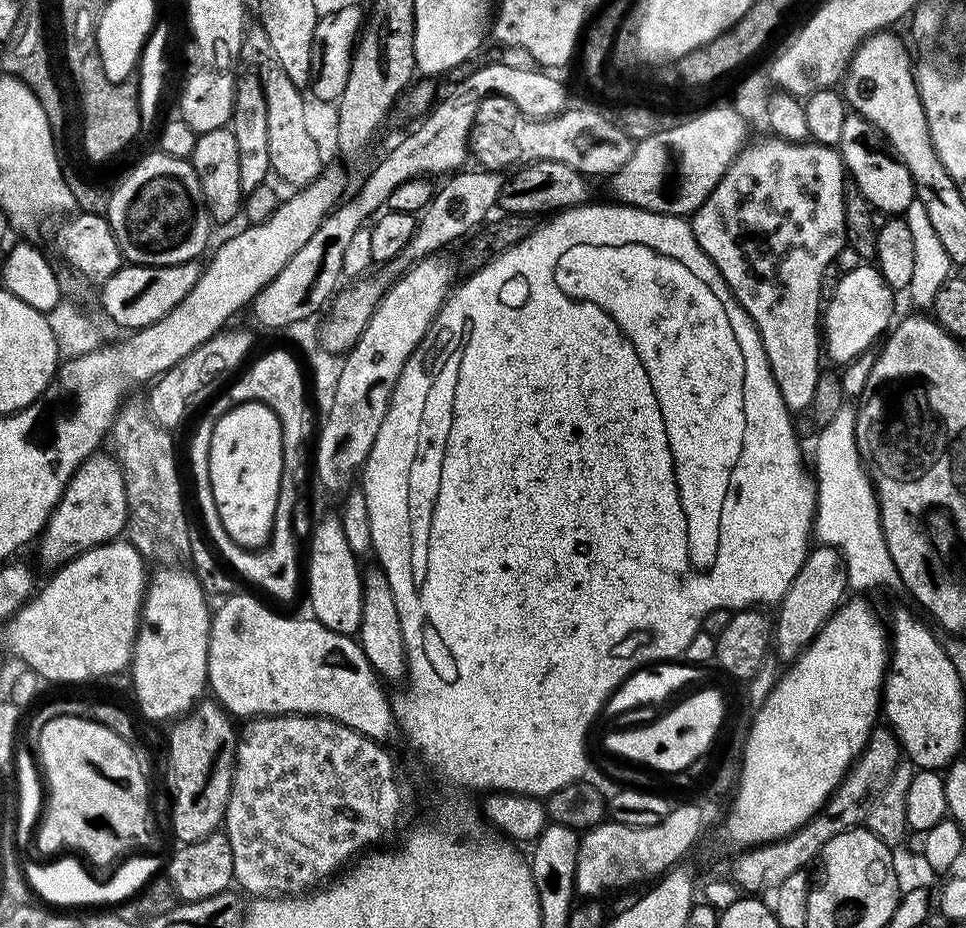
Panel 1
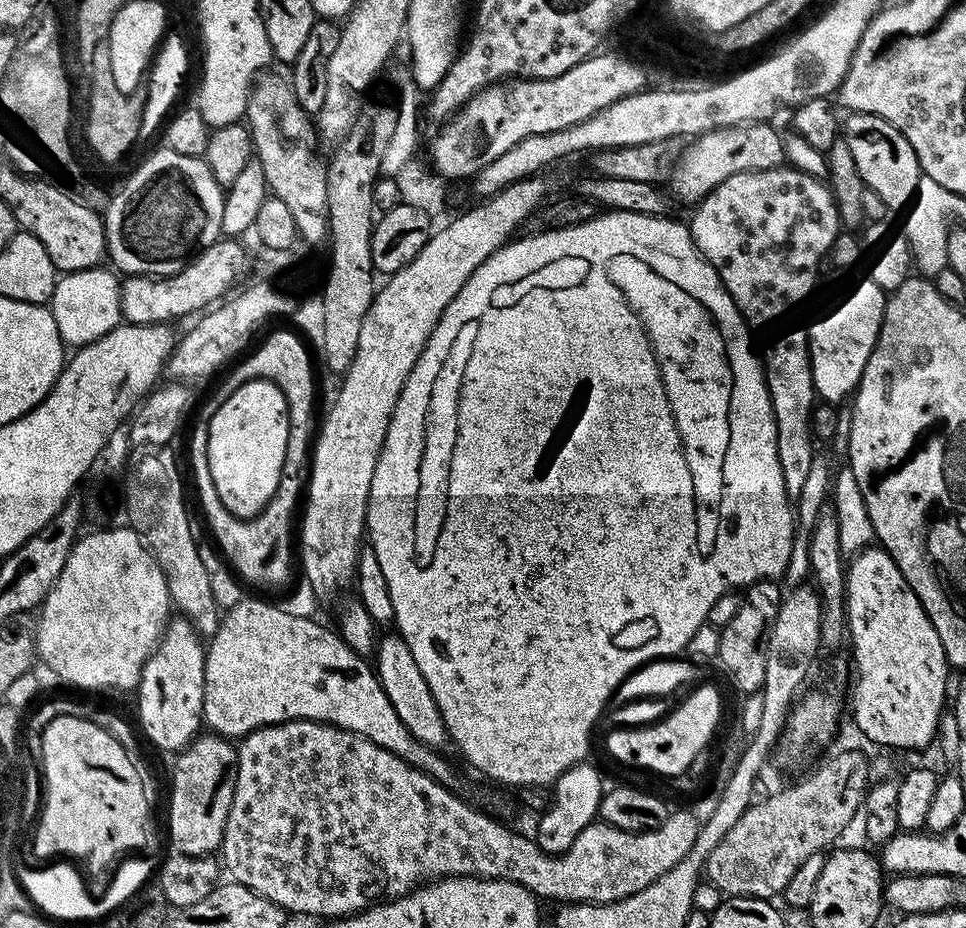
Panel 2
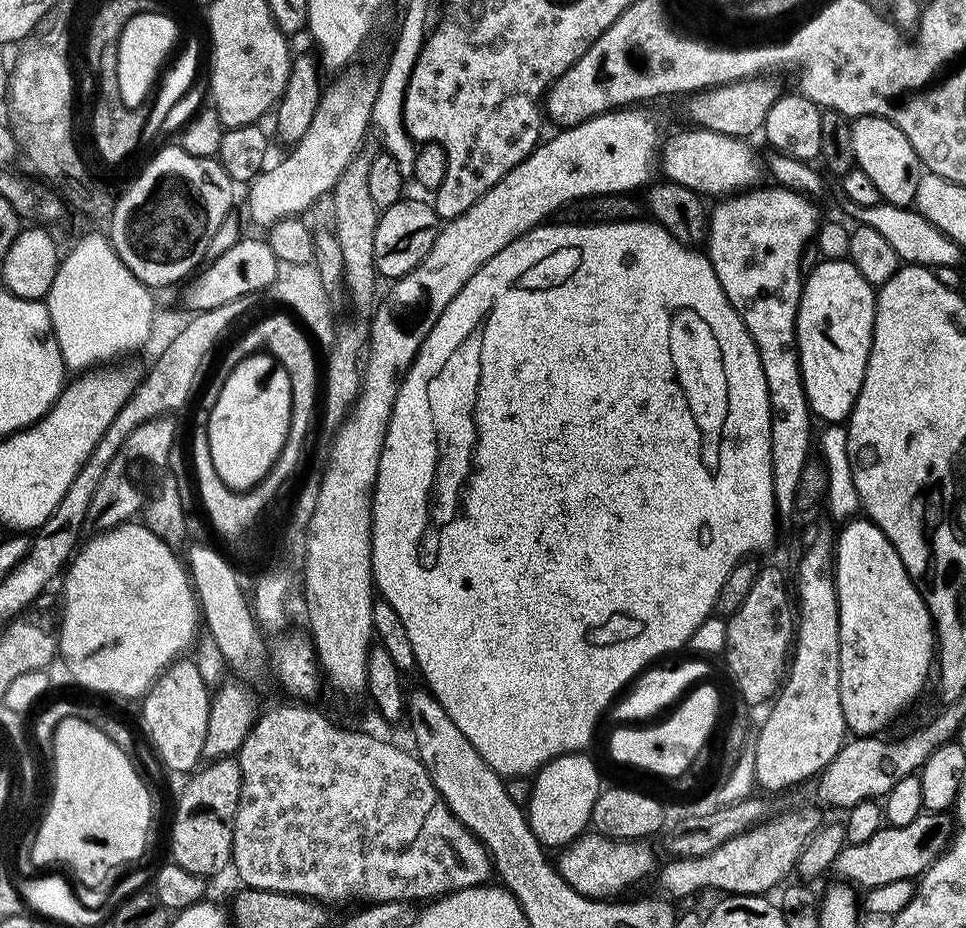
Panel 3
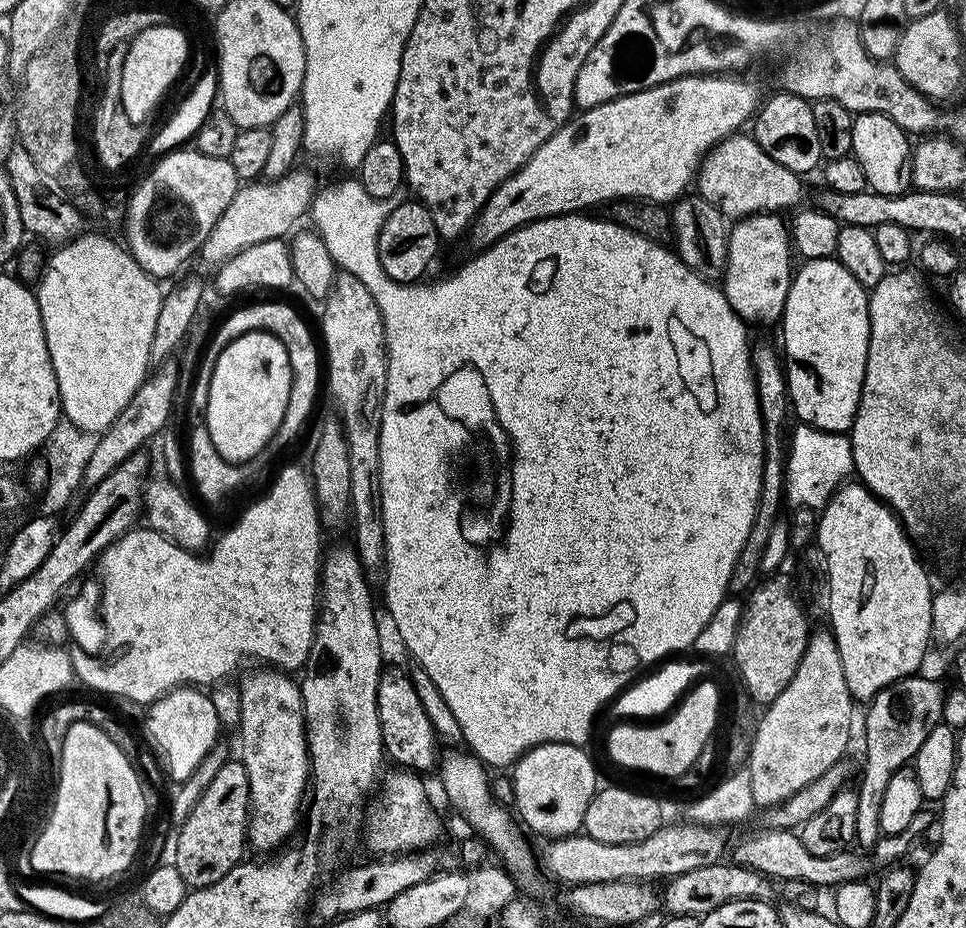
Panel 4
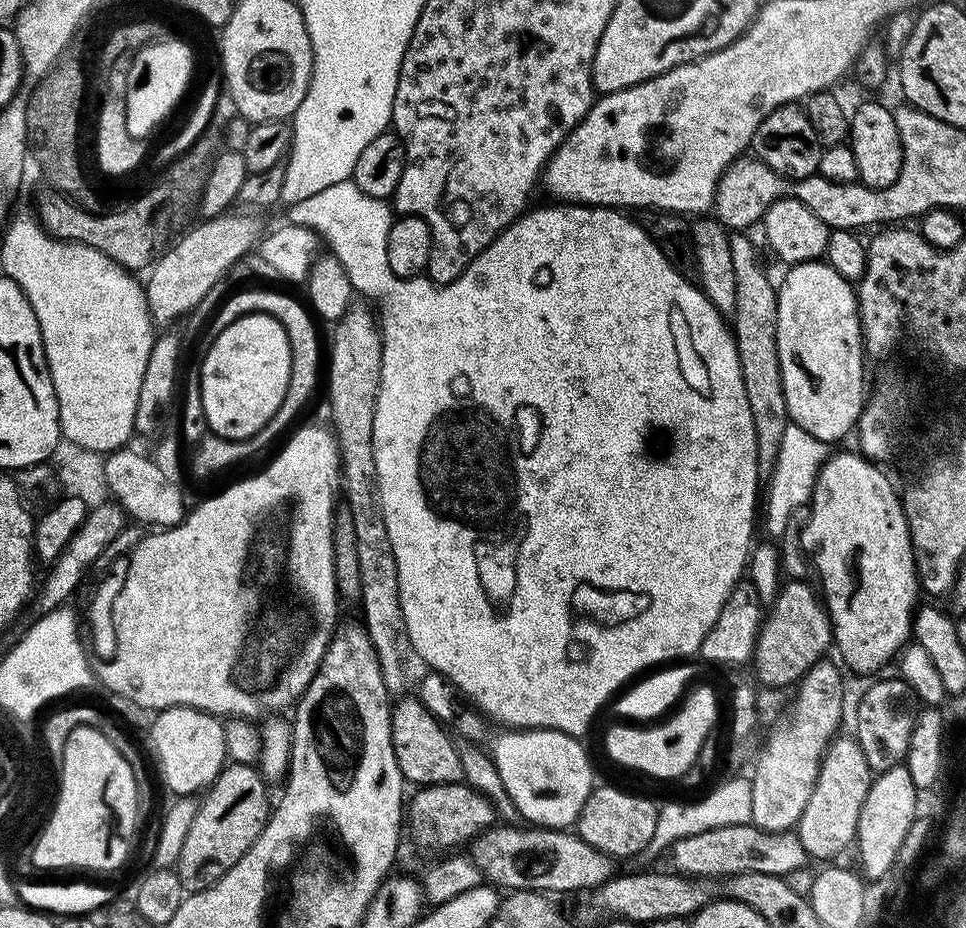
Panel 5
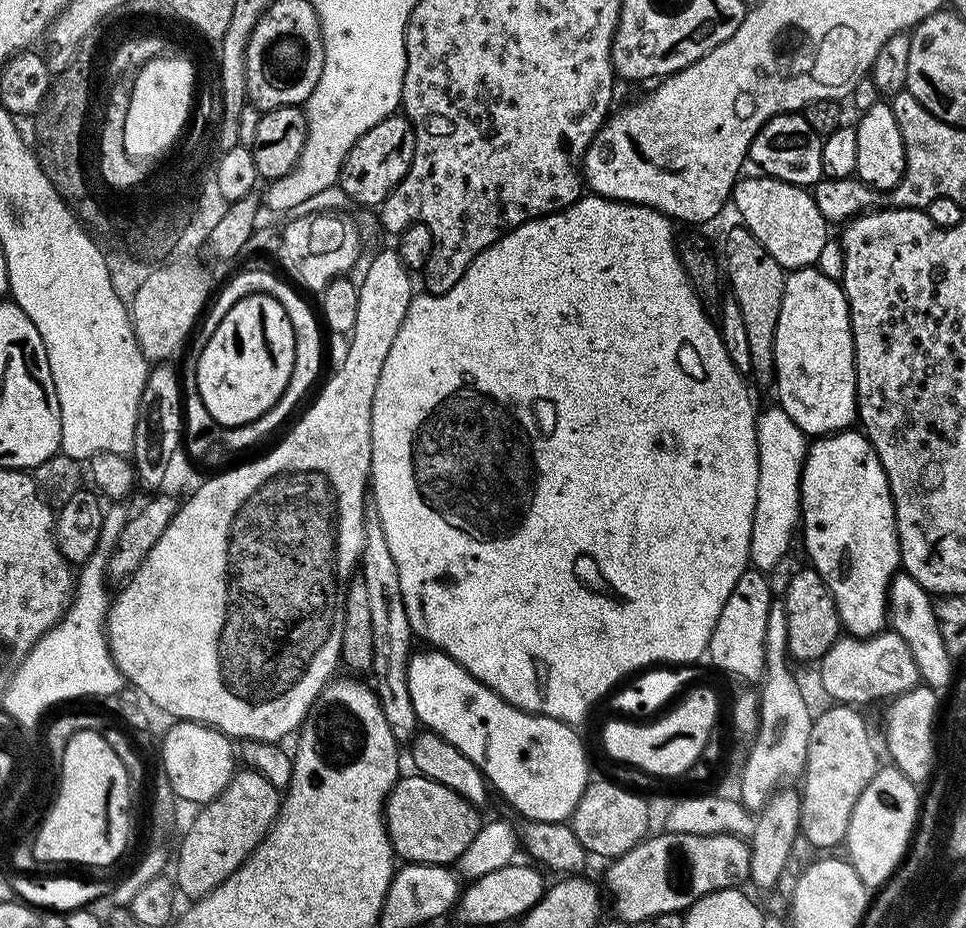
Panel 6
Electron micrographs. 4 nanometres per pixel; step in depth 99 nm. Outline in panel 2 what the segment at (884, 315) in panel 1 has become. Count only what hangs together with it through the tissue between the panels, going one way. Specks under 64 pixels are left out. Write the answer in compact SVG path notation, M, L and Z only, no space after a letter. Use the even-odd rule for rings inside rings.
M861 278L861 280L854 281L813 324L811 321L807 325L808 353L812 363L814 386L816 387L816 395L821 401L829 400L832 406L839 405L841 402L847 401L859 388L866 362L876 348L876 339L884 321L885 303L886 293L878 286L874 286L872 280Z

